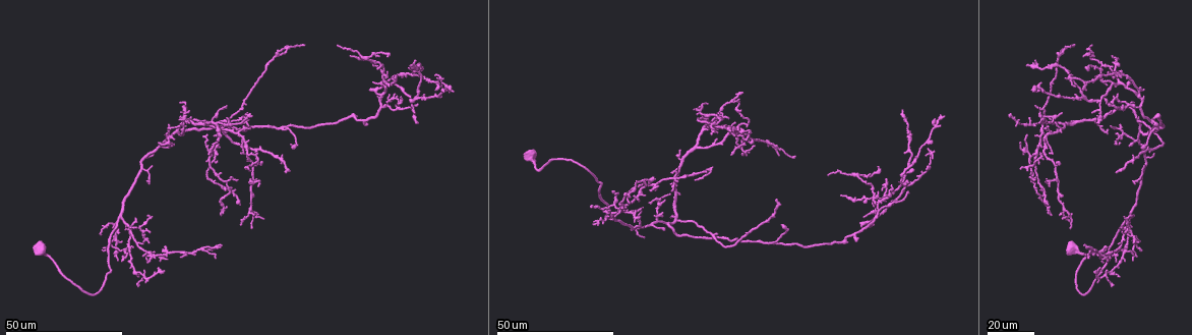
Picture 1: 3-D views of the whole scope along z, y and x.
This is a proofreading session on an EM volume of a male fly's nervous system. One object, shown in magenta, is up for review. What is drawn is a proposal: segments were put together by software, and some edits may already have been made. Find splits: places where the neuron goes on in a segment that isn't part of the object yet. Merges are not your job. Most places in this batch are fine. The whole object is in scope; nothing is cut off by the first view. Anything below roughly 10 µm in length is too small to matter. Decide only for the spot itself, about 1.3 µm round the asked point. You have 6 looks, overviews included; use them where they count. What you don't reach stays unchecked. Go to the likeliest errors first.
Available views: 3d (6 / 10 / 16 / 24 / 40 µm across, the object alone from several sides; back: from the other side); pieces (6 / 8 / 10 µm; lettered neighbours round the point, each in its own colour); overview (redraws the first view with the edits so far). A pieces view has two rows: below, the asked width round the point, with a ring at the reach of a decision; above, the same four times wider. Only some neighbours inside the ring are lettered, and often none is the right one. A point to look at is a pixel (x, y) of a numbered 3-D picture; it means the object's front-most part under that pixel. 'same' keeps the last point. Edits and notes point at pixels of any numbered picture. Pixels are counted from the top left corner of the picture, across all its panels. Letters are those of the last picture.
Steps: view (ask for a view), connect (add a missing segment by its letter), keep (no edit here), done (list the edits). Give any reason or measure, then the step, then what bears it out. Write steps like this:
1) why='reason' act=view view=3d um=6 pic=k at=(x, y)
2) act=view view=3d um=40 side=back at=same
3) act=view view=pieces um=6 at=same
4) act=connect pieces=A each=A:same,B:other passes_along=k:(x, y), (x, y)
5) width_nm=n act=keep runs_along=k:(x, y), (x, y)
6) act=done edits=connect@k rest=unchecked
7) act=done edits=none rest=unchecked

why='end of a long branch' act=view view=3d um=16 pic=1 at=(776, 201)

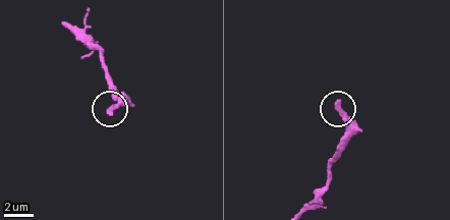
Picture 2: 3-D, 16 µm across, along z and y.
act=view view=pieces um=8 pic=2 at=(108, 112)

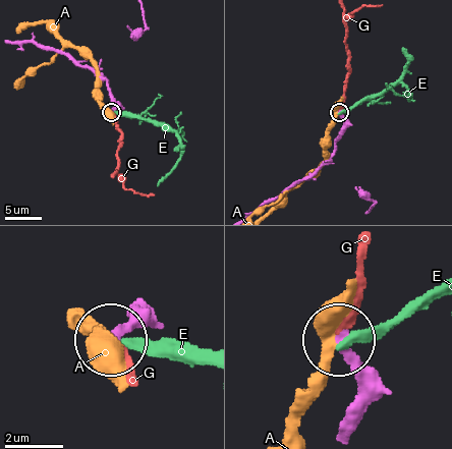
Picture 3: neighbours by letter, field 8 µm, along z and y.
act=connect pieces=G each=A:other,E:other,G:same found='the neuron continues'

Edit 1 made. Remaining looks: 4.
act=view view=overview

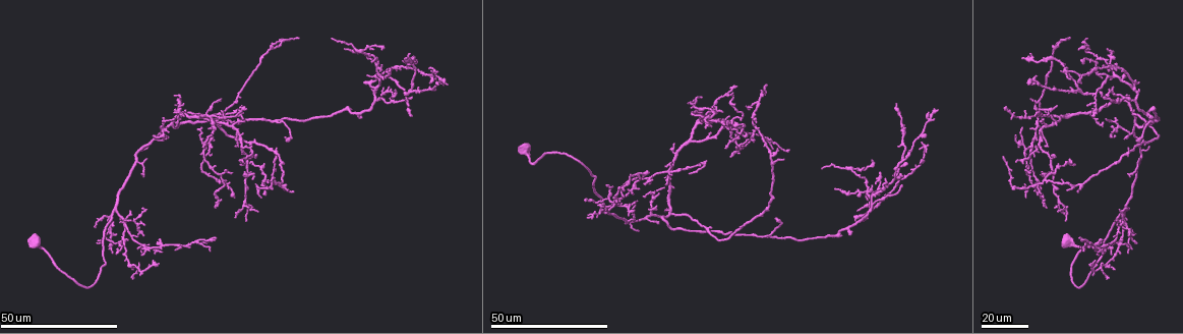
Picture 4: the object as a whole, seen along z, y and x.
why='branch stops here' act=view view=3d um=16 pic=4 at=(729, 156)

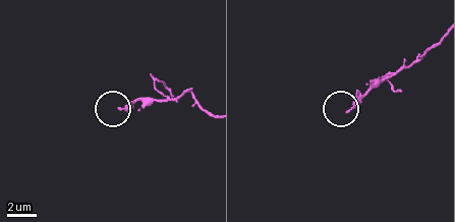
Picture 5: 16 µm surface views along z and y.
act=view view=pieces um=6 pic=5 at=(121, 108)

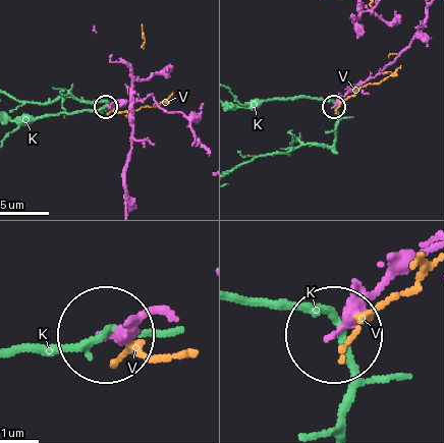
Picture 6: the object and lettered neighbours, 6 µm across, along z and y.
act=keep each=K:other,V:other runs_along=6:(429, 246), (335, 331) found='none of them fits'

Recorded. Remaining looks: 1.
act=done edits=connect@3 rest=unchecked

